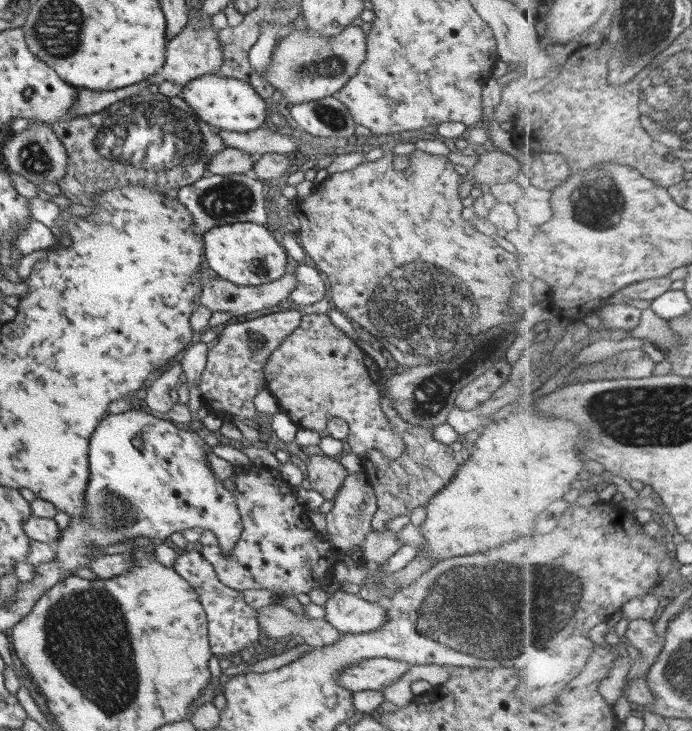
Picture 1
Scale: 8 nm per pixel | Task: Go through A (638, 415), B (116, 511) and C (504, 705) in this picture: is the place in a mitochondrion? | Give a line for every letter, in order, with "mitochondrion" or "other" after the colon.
A: mitochondrion
B: mitochondrion
C: other

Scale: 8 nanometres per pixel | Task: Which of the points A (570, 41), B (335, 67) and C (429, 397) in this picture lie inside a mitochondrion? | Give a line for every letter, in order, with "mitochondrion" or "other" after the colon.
A: other
B: mitochondrion
C: mitochondrion

